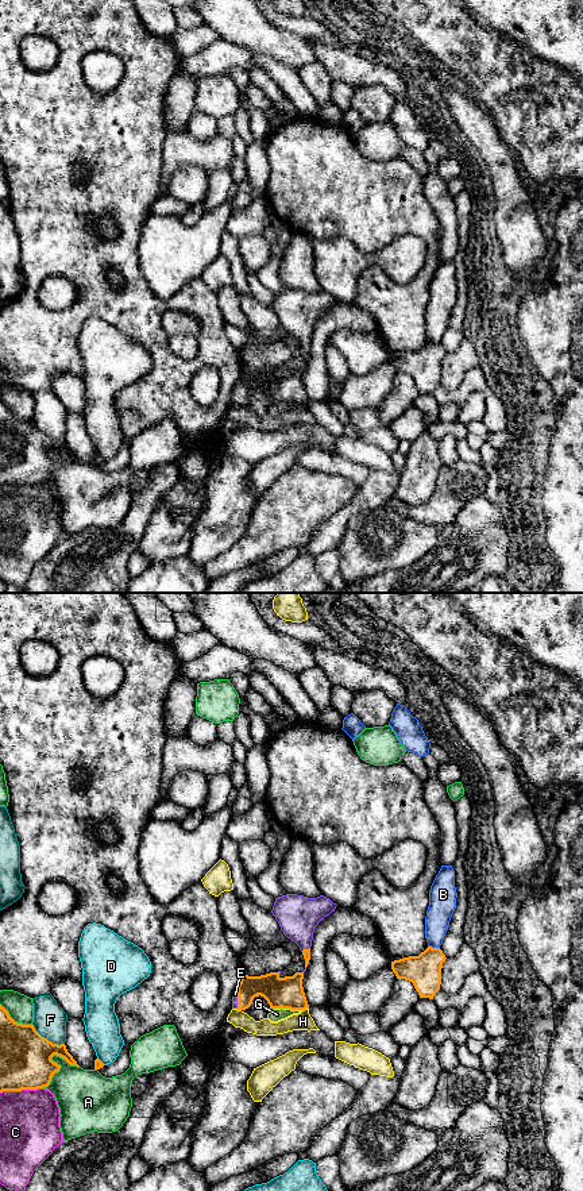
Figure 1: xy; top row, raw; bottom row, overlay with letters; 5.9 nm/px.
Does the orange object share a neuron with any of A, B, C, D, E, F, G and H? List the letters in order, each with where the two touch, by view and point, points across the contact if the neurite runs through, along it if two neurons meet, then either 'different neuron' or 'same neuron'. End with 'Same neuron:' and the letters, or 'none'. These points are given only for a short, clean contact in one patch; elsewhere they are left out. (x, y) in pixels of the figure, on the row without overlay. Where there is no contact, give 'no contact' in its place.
A: contact xy (51, 455); different neuron
B: contact xy (433, 343); different neuron
C: contact xy (20, 485); different neuron
D: contact xy (100, 457); different neuron
E: contact xy (238, 394); same neuron
F: contact xy (46, 434); border xy (33, 419), (42, 431), (53, 438), (64, 439); different neuron
G: contact xy (285, 403); border xy (301, 404), (274, 403), (270, 405); different neuron
H: contact xy (305, 403); different neuron
Same neuron: E

